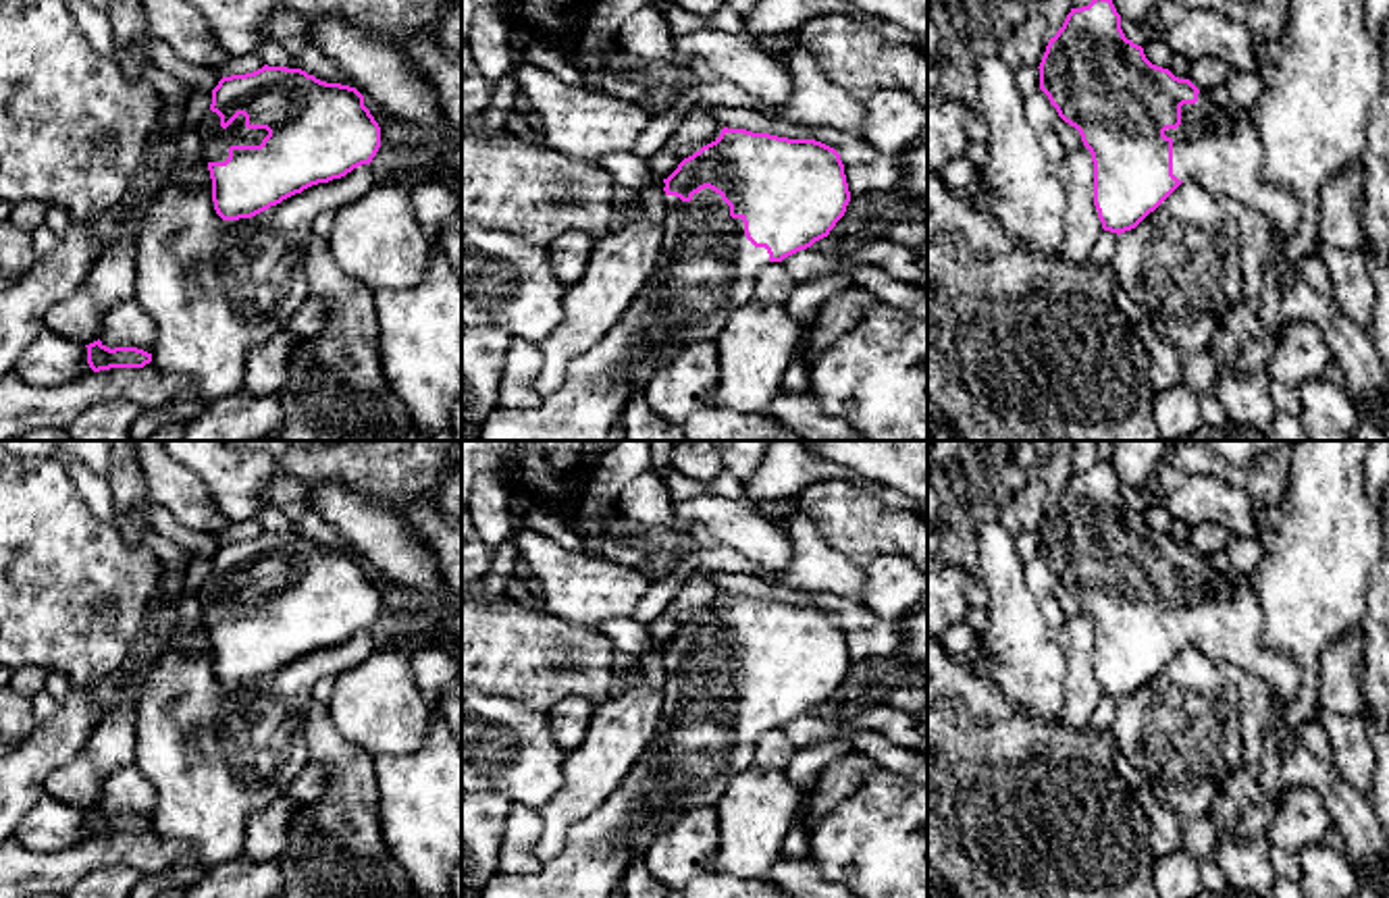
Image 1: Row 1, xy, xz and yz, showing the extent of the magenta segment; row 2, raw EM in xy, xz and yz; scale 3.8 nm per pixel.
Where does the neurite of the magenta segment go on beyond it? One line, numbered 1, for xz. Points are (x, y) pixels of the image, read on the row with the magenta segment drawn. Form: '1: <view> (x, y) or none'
1: xz (708, 267)

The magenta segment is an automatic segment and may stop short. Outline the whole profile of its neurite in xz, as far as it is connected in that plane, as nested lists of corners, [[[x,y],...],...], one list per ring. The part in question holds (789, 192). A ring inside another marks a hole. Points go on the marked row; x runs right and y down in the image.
[[[728,127],[663,183],[663,247],[636,299],[605,337],[568,364],[557,391],[534,410],[497,407],[478,441],[613,441],[626,403],[645,393],[651,376],[684,345],[713,343],[730,314],[755,301],[757,274],[828,237],[850,202],[834,148]]]

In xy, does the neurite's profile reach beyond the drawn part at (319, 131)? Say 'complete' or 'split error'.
split error

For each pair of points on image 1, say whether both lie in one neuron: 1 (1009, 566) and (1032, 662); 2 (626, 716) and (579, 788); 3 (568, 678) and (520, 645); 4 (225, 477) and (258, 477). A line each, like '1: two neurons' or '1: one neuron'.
1: one neuron
2: one neuron
3: one neuron
4: one neuron

